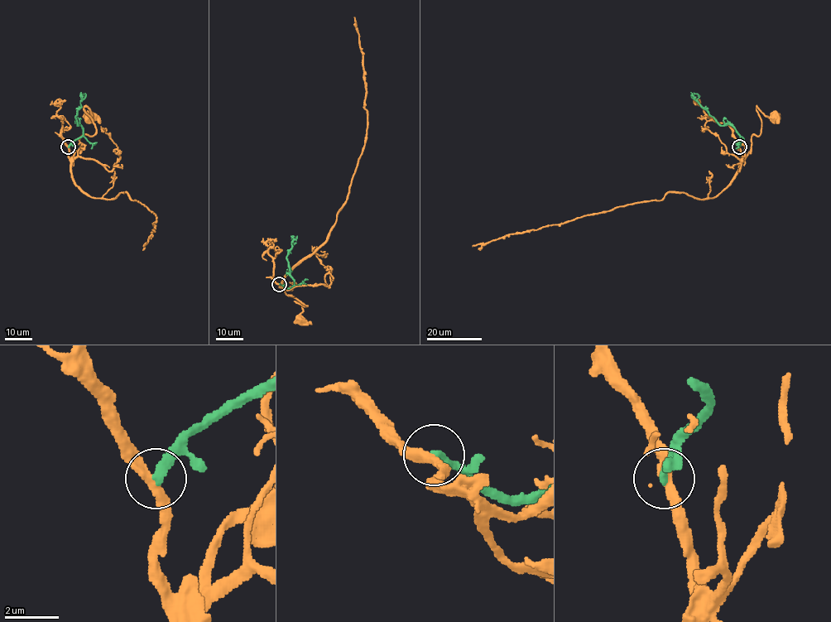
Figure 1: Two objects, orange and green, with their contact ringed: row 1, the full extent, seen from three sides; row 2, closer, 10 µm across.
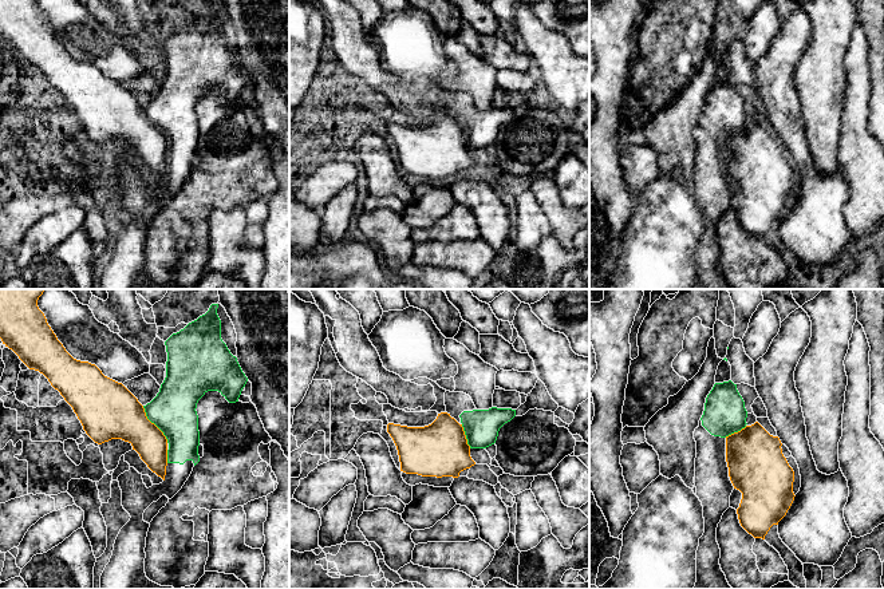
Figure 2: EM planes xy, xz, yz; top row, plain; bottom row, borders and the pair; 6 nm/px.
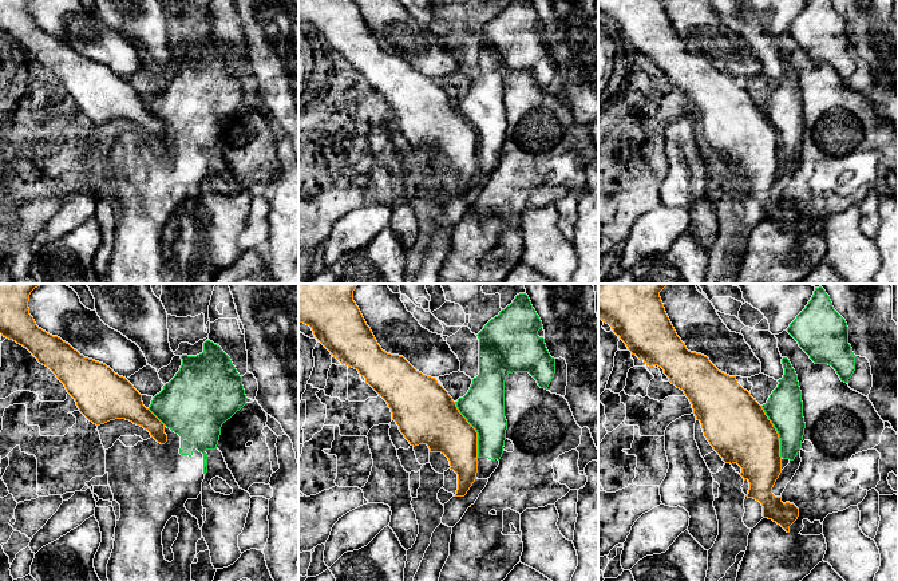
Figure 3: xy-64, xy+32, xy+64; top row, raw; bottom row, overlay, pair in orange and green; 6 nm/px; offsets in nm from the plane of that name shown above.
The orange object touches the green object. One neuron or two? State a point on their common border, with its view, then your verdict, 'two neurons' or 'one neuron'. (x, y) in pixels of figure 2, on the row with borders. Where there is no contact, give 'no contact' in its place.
contact xy (154, 425); two neurons

